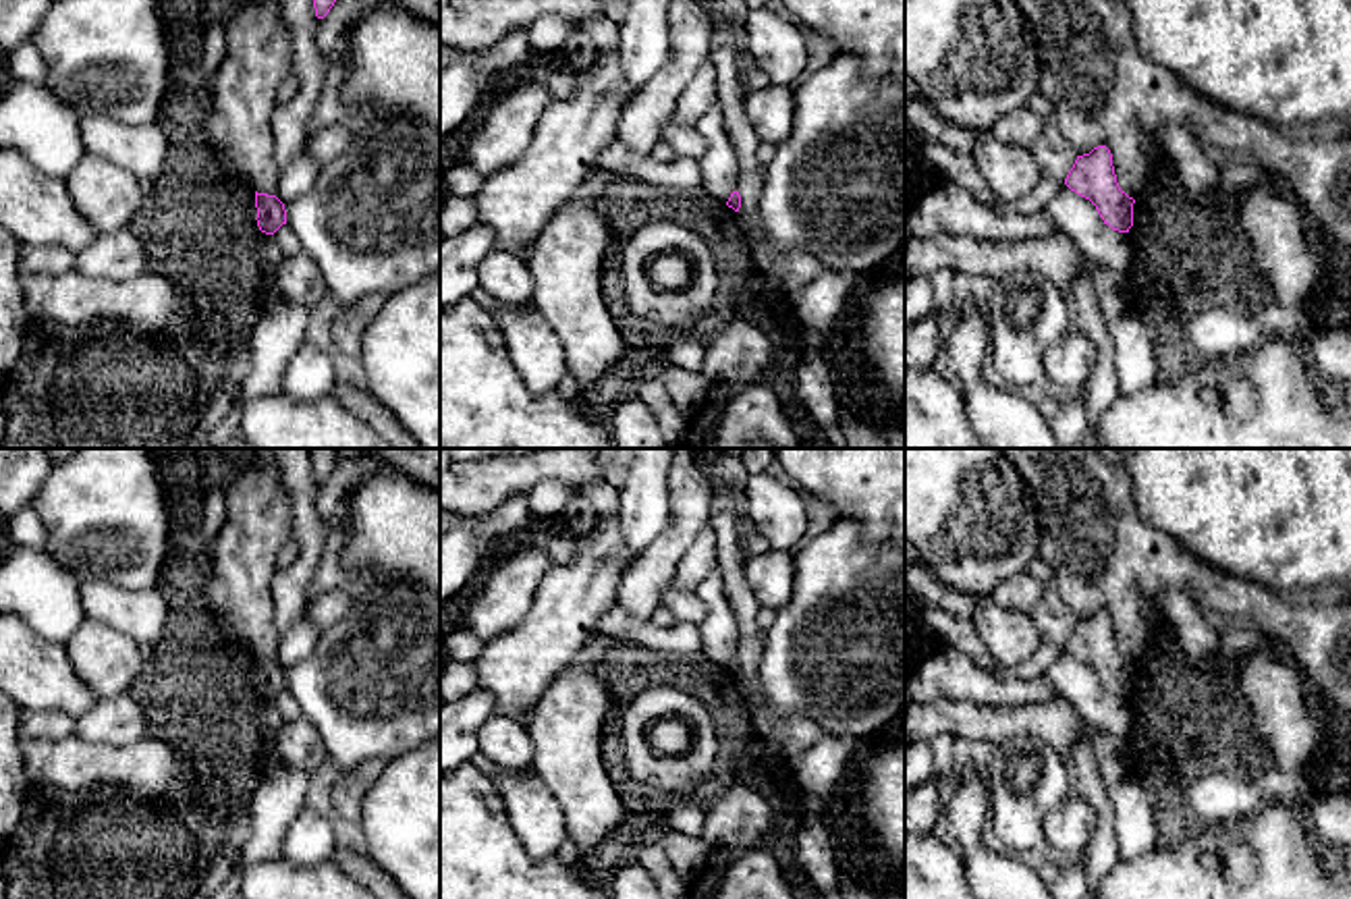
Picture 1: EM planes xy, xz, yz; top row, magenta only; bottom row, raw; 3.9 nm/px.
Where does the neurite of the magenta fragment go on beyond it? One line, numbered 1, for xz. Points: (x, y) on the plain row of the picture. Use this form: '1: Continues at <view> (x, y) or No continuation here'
1: No continuation here

